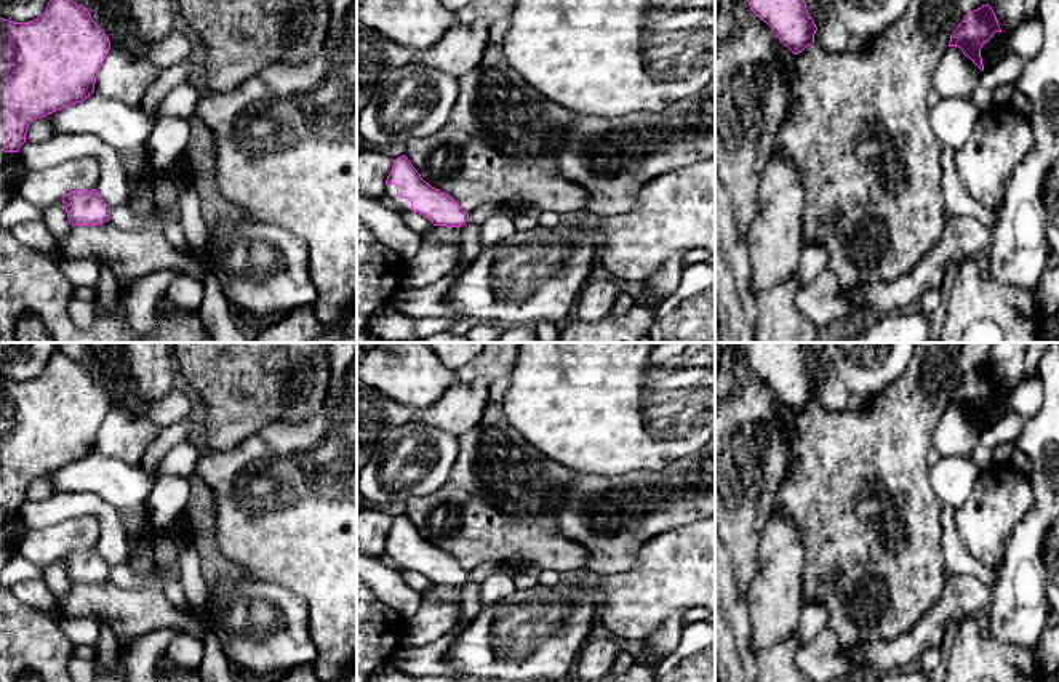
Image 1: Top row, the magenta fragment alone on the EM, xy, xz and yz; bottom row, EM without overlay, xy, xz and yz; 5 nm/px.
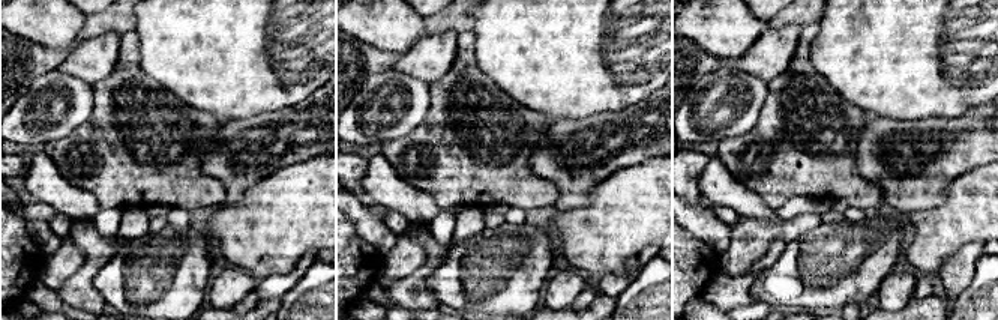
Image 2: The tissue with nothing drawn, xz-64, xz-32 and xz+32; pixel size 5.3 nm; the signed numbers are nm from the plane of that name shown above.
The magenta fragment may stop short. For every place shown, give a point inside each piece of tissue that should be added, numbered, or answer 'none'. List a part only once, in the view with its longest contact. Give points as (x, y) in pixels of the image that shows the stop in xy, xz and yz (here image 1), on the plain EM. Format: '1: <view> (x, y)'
1: xz (389, 548)

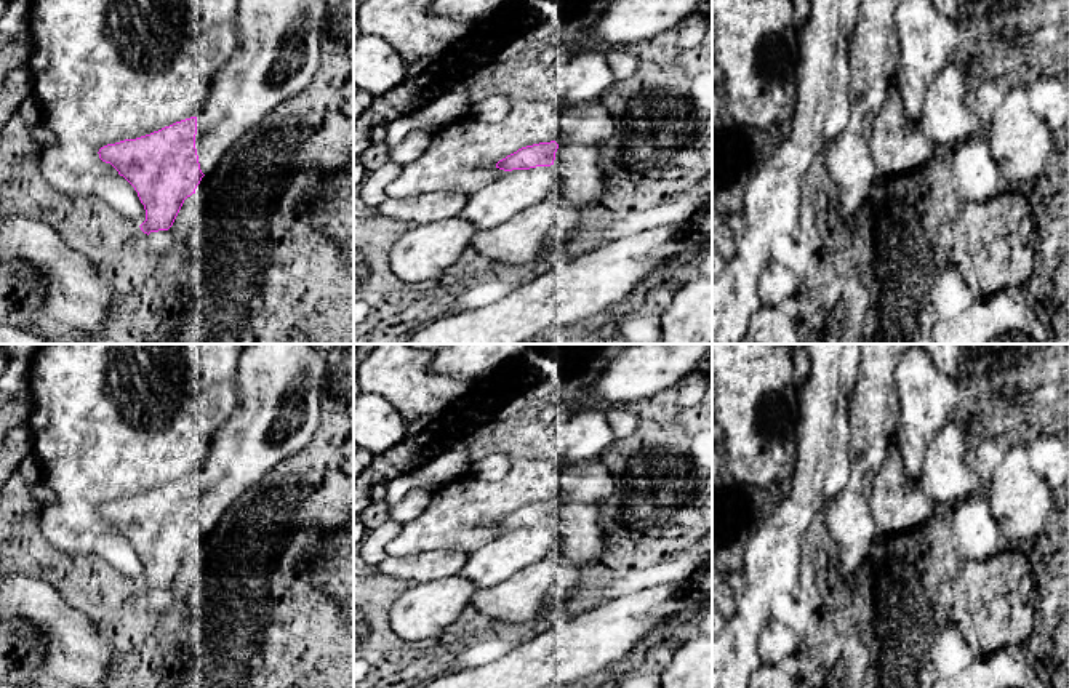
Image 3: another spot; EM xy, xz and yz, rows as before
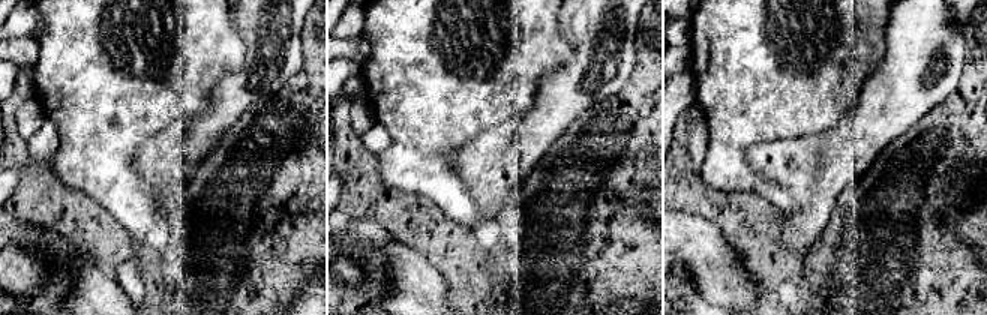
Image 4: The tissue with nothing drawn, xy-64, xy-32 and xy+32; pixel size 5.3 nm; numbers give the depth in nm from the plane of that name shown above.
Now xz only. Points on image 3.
1: xz (581, 536)

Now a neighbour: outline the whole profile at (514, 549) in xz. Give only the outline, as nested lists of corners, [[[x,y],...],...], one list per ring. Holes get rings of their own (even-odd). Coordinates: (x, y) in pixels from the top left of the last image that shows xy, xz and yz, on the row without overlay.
[[[554,523],[506,530],[469,555],[458,576],[478,589],[493,587],[557,549],[559,533]]]

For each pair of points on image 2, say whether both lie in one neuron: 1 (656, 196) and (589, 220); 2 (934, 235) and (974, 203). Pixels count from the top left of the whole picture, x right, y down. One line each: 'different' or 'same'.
1: same
2: same

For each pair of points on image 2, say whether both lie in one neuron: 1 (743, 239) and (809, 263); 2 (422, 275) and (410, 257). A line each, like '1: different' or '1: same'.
1: different
2: different

